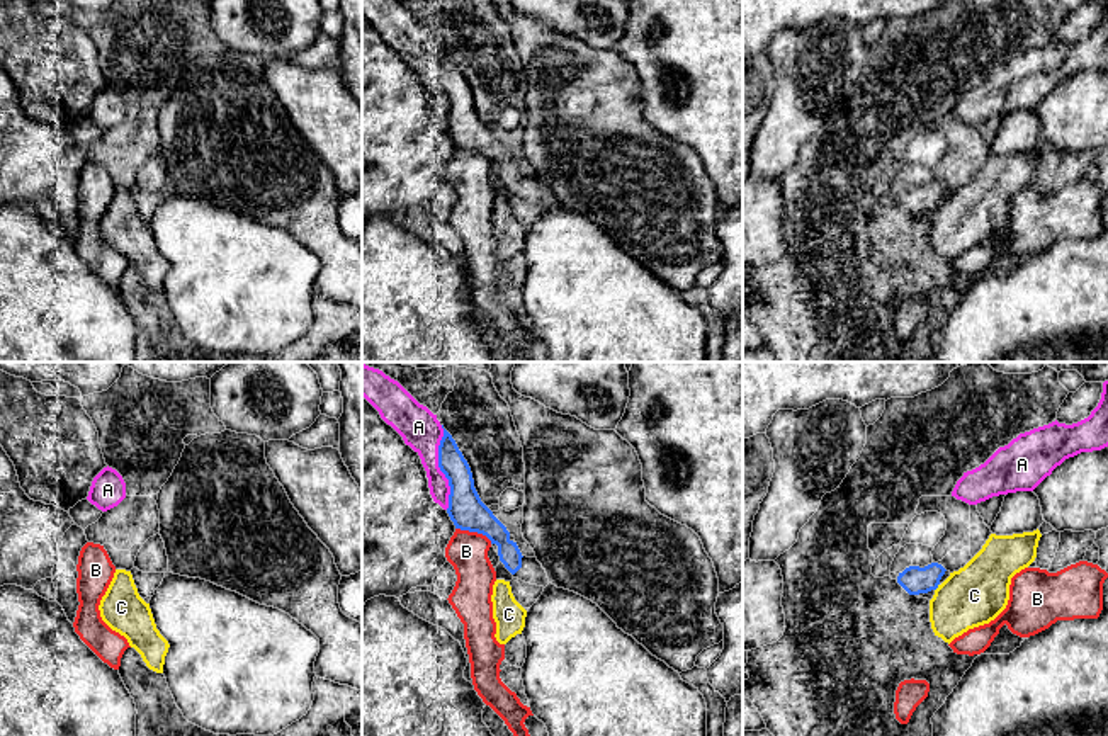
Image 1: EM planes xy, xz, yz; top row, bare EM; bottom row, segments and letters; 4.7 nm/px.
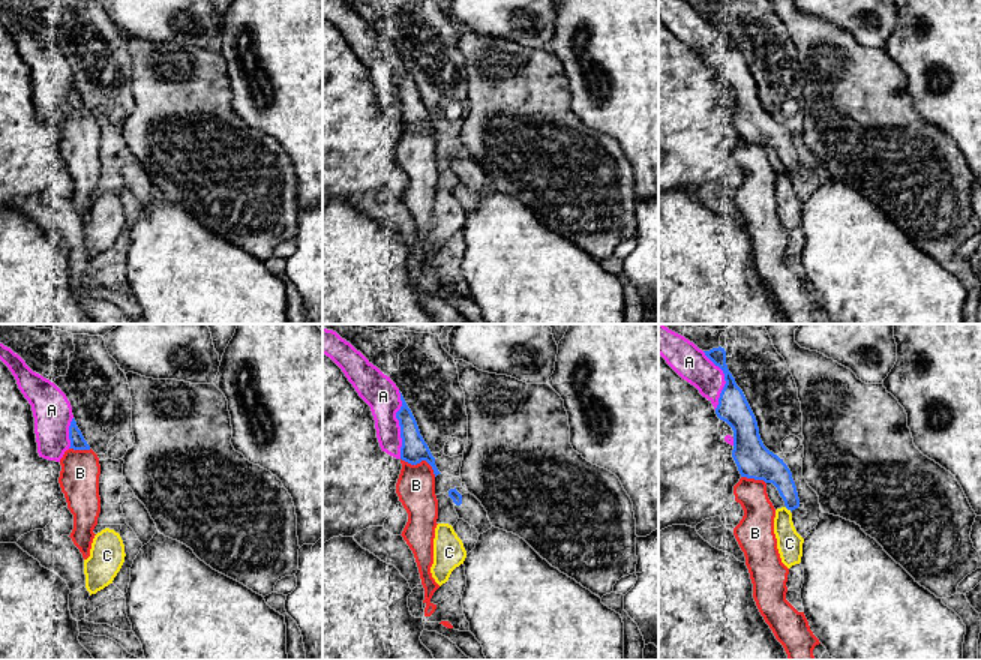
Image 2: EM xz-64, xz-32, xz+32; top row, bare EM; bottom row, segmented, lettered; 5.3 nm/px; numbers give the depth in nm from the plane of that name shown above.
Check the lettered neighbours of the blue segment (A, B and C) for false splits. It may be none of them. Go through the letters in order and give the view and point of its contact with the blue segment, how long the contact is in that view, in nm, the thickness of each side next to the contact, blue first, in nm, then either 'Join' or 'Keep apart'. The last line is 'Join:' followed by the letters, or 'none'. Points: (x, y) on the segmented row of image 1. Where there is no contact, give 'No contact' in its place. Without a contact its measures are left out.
A: Touches blue at xz (439, 466). Shared border 400 nm. Thickness 170 nm (blue) against 190 nm. Keep apart
B: Touches blue at xz (474, 531). Shared border 190 nm. Thickness 170 nm (blue) against 190 nm. Keep apart
C: Touches blue at yz (937, 587). Shared border 40 nm. Thickness 140 nm (blue) against 280 nm. Keep apart
Join: none

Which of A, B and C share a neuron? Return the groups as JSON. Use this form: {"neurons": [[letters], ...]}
{"neurons": [["A"], ["B"], ["C"]]}

